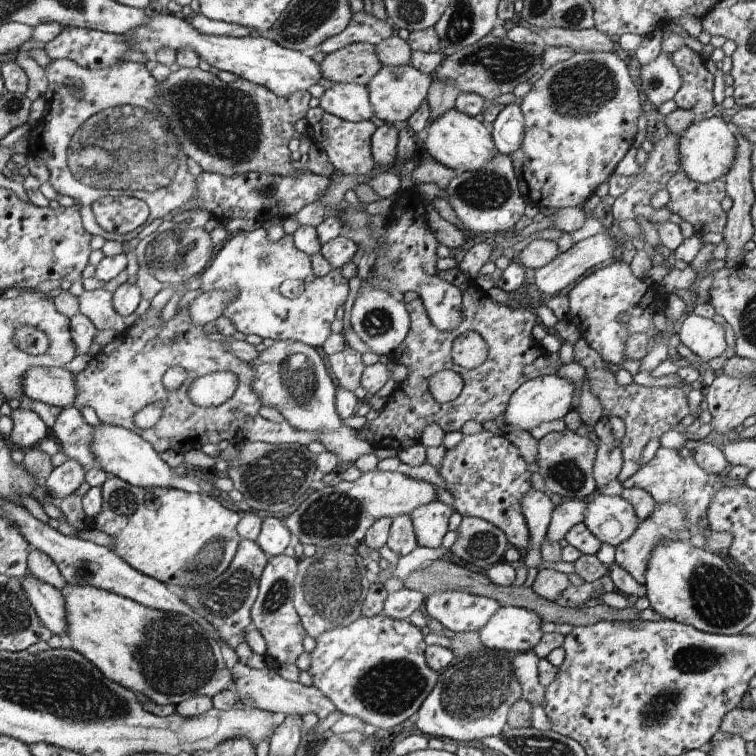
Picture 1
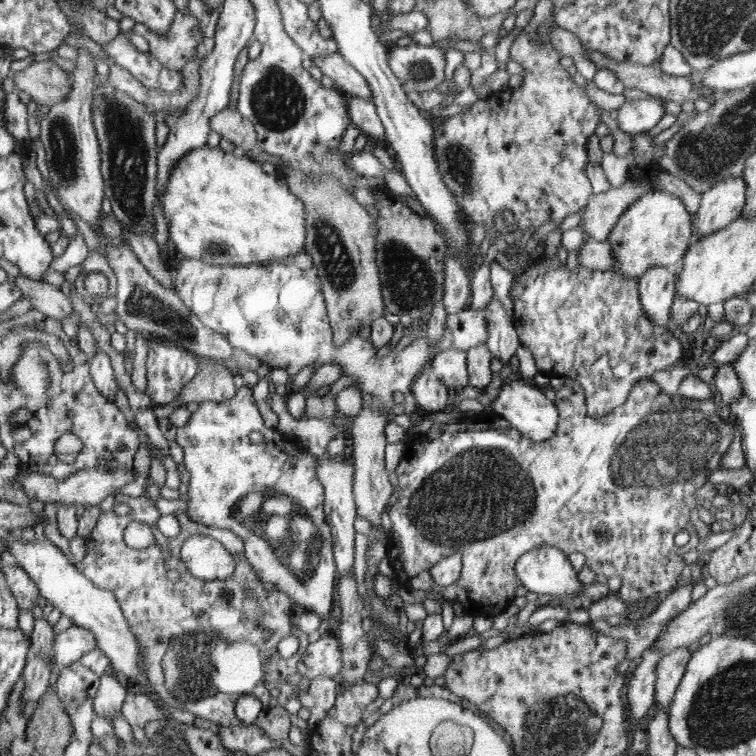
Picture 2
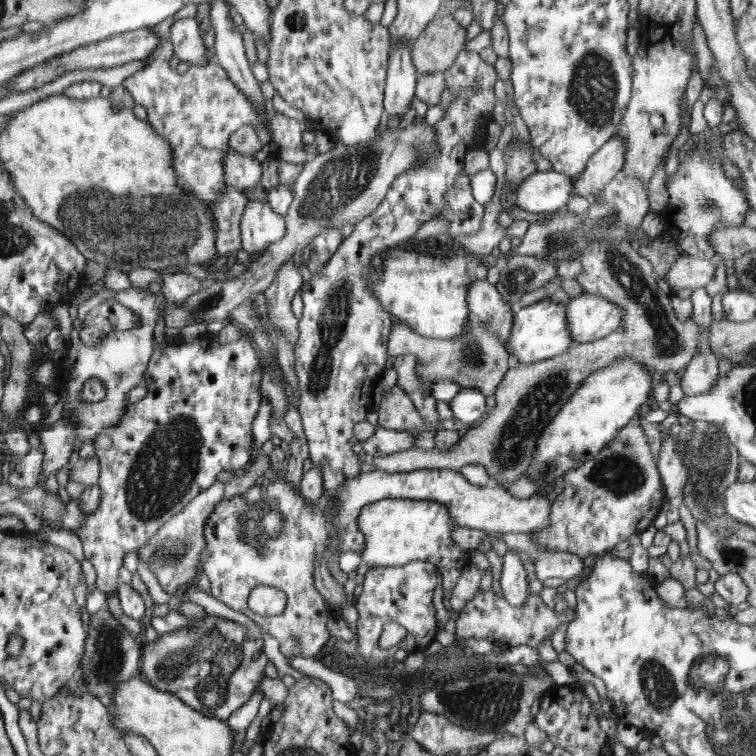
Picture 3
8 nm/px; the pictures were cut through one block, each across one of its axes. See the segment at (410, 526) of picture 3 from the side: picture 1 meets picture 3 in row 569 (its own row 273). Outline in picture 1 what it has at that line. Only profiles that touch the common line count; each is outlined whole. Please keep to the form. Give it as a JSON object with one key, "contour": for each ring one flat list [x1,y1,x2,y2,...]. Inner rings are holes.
{"contour":[[458,268,443,271,441,280,455,285,461,291,465,320,453,332,438,331,425,310,421,296,413,291,402,294,401,297,406,298,405,306,410,306,409,314,414,314,414,326,409,329,410,338,406,338,406,342,402,342,402,346,398,346,387,359,396,365,406,365,411,372,386,398,379,418,367,421,360,430,356,430,358,438,366,440,374,450,393,448,400,452,410,449,410,446,421,442,430,424,438,424,445,432,460,431,470,420,483,425,486,421,502,416,513,395,526,382,542,375,557,374,559,370,559,364,550,362,550,353,532,337,532,329,538,324,533,307,513,309,493,302,486,291,475,285,474,280],[466,332,476,332,487,345,487,360,474,369,460,367,451,358,454,340],[445,369,460,374,464,387,455,400,438,403,430,393,429,378]]}

